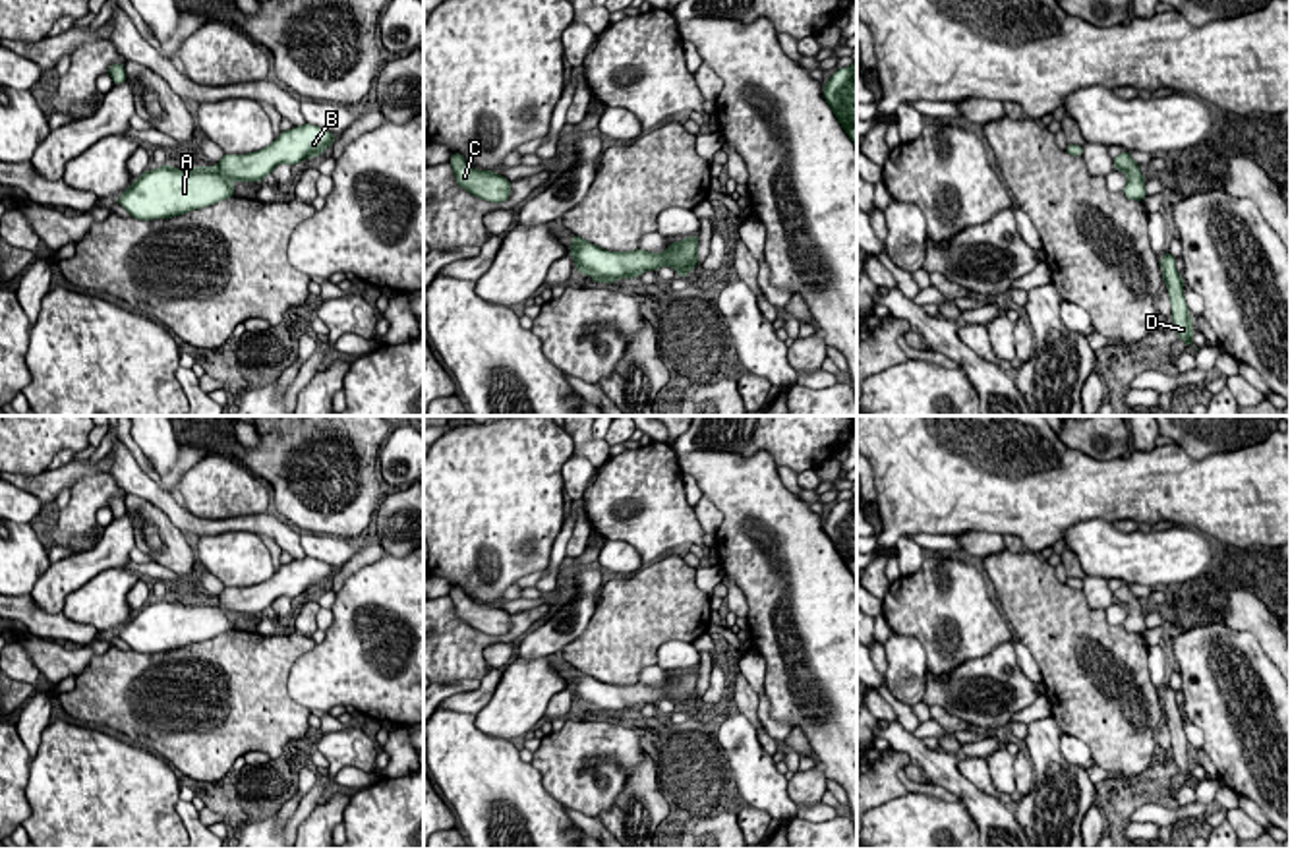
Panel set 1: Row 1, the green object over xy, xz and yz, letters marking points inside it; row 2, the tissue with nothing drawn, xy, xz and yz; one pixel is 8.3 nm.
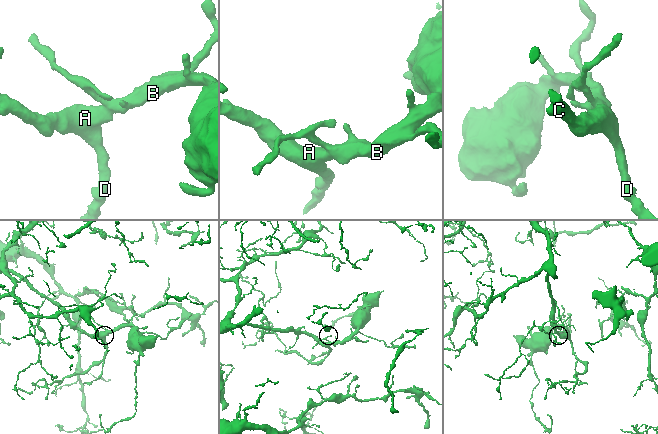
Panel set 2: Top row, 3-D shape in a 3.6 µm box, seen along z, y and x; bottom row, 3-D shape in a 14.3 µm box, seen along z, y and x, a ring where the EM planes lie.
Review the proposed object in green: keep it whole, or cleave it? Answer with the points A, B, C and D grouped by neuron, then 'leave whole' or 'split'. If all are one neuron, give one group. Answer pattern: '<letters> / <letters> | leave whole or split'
A B C D | leave whole

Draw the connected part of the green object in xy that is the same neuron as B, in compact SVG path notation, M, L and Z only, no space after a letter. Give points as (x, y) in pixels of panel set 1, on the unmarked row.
M304 557L280 569L265 582L248 588L228 588L220 596L197 601L172 601L170 598L143 605L116 634L130 650L139 654L170 652L193 642L215 638L234 630L232 615L261 615L279 598L298 598L319 590L335 576L337 569Z

